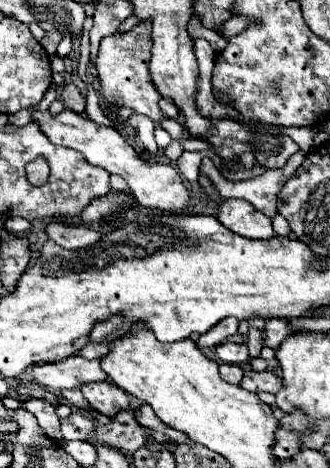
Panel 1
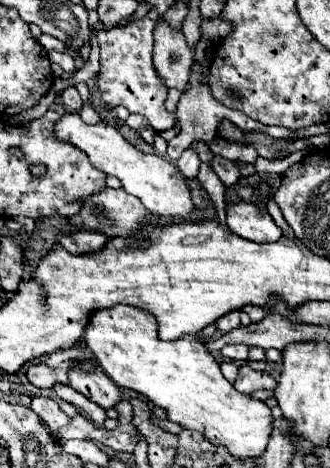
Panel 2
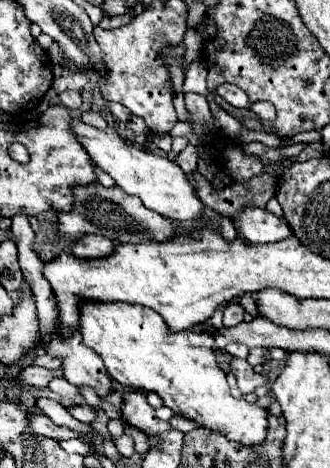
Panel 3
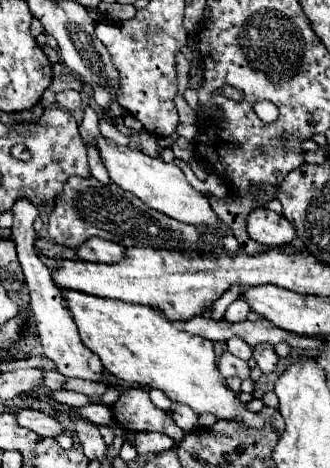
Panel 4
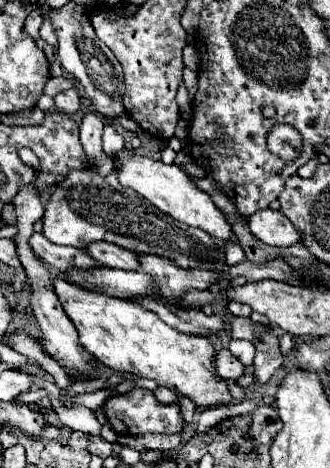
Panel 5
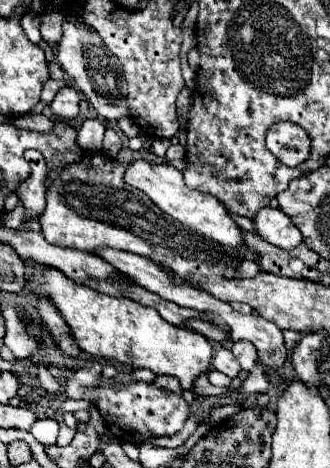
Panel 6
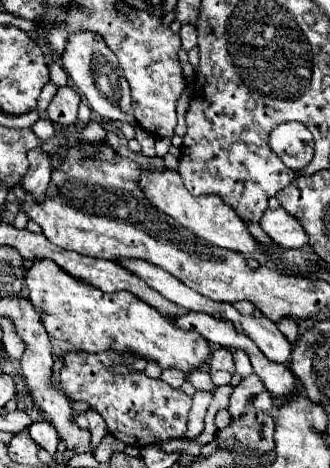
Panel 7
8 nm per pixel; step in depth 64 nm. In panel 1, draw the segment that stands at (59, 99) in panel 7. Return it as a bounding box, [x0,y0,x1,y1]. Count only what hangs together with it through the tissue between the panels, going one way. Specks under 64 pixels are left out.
[62,84,86,114]

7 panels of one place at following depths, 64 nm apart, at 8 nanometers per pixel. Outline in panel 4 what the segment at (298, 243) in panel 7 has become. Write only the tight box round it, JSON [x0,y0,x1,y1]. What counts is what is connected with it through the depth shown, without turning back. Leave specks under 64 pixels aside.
[246,208,296,246]

